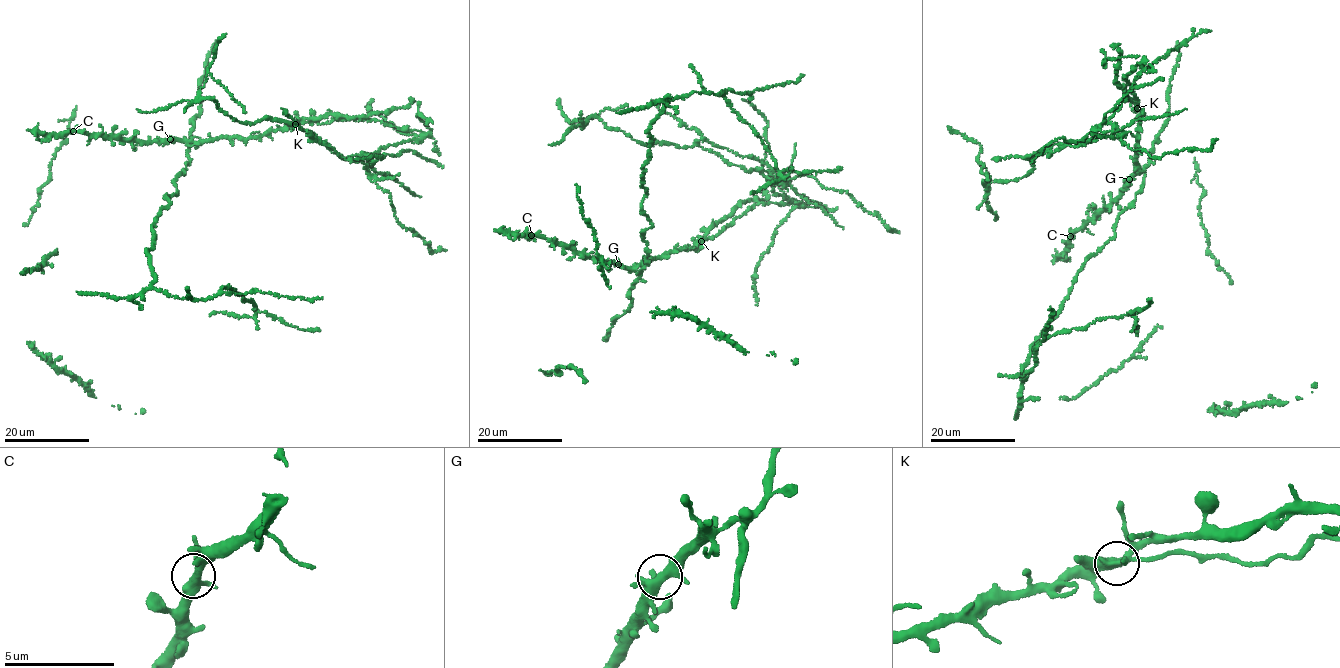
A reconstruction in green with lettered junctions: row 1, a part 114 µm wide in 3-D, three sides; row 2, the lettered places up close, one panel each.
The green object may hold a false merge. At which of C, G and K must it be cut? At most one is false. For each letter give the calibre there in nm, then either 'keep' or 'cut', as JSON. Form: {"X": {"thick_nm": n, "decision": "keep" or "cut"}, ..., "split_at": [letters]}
{"C": {"thick_nm": 360, "decision": "keep"}, "G": {"thick_nm": 380, "decision": "keep"}, "K": {"thick_nm": 340, "decision": "cut"}, "split_at": ["K"]}

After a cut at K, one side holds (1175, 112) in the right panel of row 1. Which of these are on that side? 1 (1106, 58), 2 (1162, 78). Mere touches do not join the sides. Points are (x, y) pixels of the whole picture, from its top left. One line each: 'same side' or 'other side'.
1: same side
2: same side

